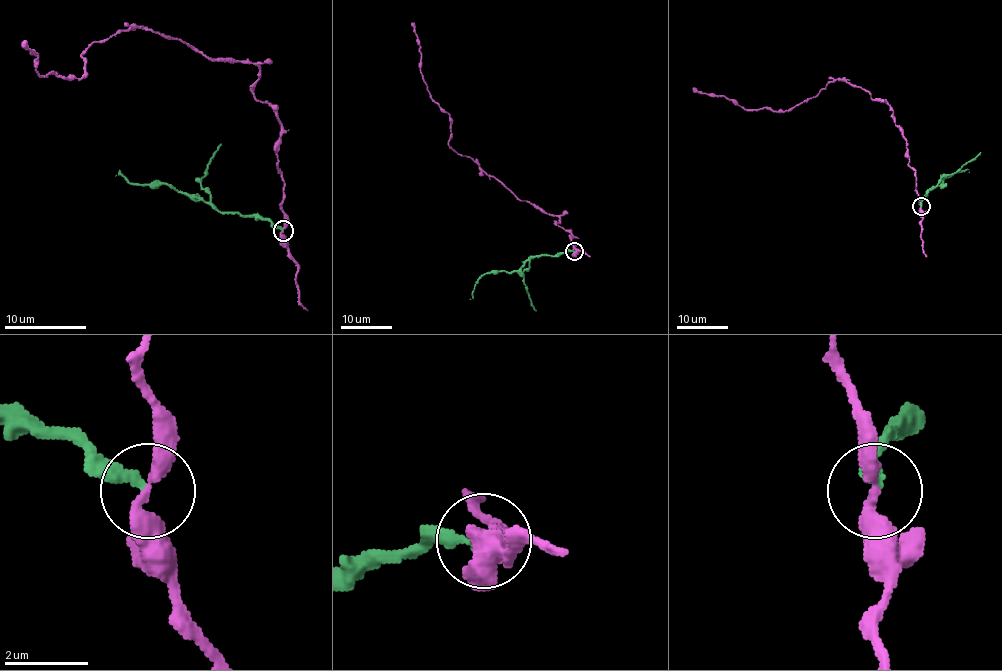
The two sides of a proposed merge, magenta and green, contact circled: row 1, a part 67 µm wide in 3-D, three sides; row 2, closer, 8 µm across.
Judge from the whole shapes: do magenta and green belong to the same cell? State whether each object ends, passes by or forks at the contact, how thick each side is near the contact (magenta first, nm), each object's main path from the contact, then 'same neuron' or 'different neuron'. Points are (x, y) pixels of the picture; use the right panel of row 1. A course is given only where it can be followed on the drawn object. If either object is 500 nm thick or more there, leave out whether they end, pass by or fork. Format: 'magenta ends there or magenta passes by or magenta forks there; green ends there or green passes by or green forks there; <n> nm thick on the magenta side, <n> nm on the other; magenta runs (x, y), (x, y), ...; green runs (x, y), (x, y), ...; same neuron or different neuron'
magenta passes by; green ends there; 320 nm thick on the magenta side, 260 nm on the other; magenta runs (921, 206), (906, 138), (891, 107), (859, 86), (840, 79), (791, 108), (771, 111), (747, 110), (692, 88); green runs (921, 206), (925, 196), (940, 184), (942, 178), (969, 169), (969, 173); different neuron

